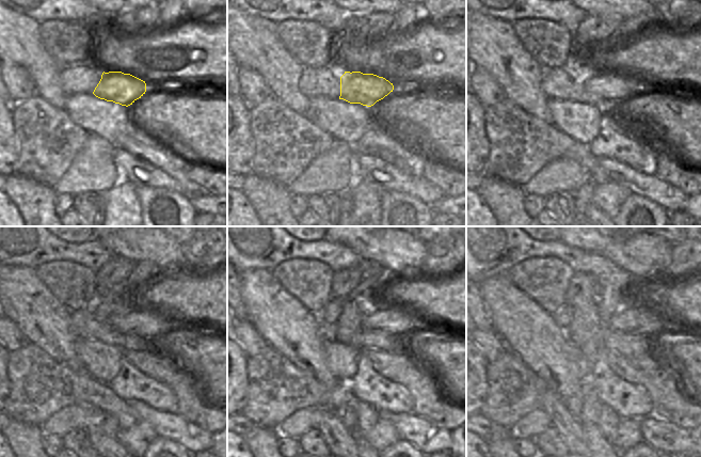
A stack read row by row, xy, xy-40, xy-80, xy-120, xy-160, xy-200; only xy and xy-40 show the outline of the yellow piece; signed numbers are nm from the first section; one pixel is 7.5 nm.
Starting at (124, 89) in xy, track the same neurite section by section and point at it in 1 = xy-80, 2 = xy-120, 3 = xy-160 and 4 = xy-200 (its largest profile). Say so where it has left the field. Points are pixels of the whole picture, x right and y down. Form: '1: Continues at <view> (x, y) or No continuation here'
1: Continues at xy-80 (612, 85)
2: Continues at xy-120 (147, 324)
3: Continues at xy-160 (395, 320)
4: Continues at xy-200 (637, 318)

